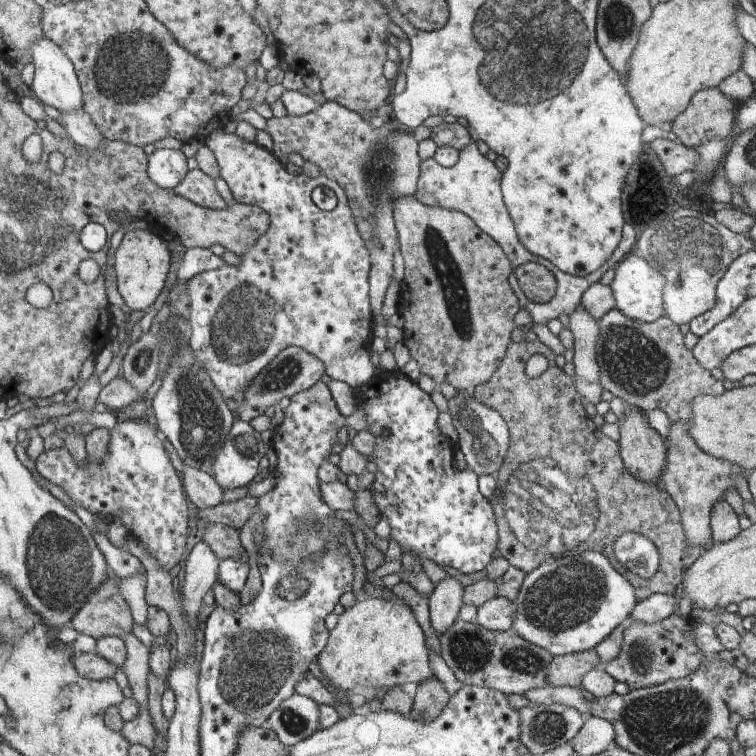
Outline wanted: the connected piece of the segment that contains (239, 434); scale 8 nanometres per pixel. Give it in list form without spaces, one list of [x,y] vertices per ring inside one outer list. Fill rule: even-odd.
[[[239,419],[215,457],[214,478],[222,490],[245,486],[258,474],[258,462],[268,445],[249,422]]]

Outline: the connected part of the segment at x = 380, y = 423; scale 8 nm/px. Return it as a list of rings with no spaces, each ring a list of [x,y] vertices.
[[[400,371],[382,372],[372,377],[363,385],[356,398],[357,407],[362,407],[367,414],[369,431],[377,437],[374,455],[375,482],[371,490],[372,500],[382,517],[386,517],[391,526],[389,538],[397,540],[402,548],[421,556],[422,559],[434,560],[438,565],[456,569],[458,574],[480,572],[490,564],[492,554],[499,546],[499,526],[492,512],[491,502],[479,489],[479,476],[460,472],[452,466],[452,445],[450,437],[444,436],[436,424],[438,408],[430,396],[414,381],[410,382]]]

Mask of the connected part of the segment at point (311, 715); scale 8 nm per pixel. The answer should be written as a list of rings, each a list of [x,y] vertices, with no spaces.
[[[294,693],[267,718],[264,726],[275,730],[289,748],[318,731],[320,707],[314,699]]]

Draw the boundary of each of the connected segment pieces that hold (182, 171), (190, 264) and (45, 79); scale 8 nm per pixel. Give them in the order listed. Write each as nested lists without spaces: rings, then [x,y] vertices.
[[[160,149],[148,155],[148,176],[159,187],[173,189],[178,186],[189,173],[186,156],[180,149]]]
[[[204,247],[189,248],[176,274],[175,283],[187,283],[194,275],[204,271],[216,270],[224,265],[226,263],[222,257],[217,256],[210,249]]]
[[[44,36],[41,39],[37,38],[31,53],[34,55],[31,63],[35,66],[35,75],[29,90],[33,93],[33,97],[42,104],[53,106],[60,113],[74,113],[82,110],[84,102],[82,82],[74,63],[64,50]]]

